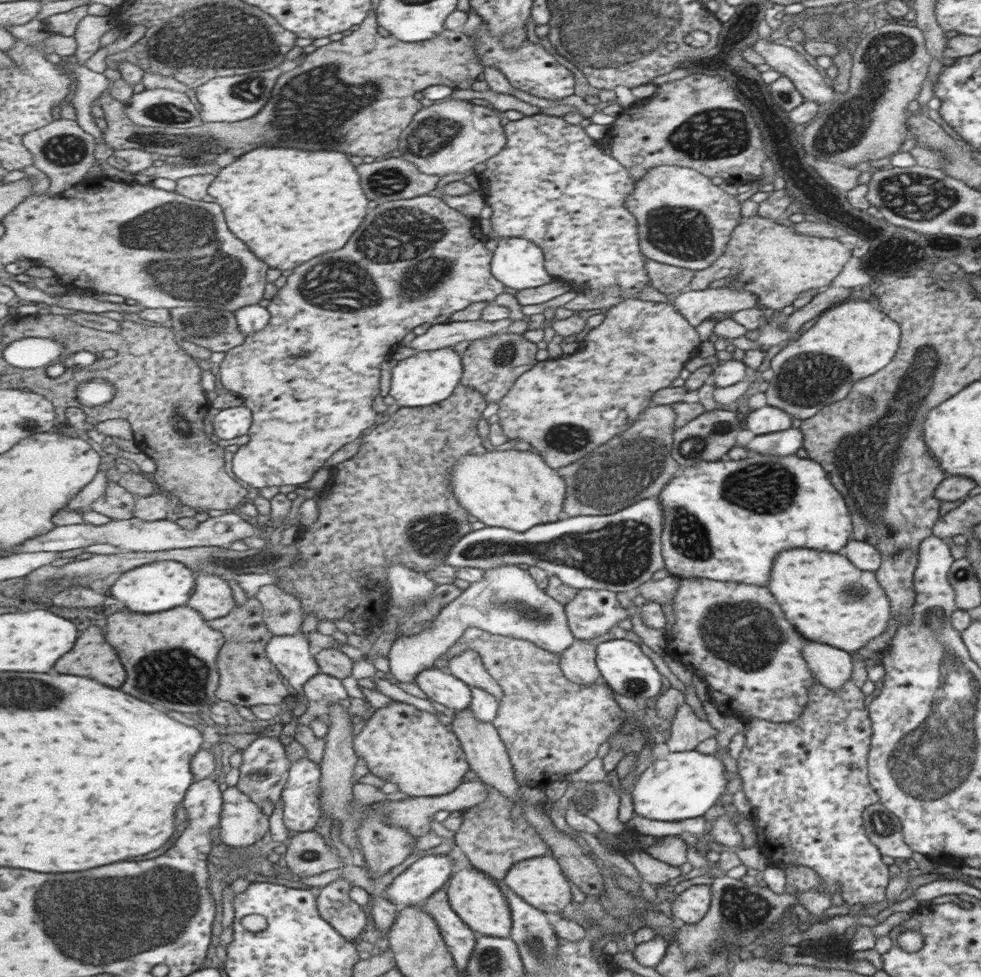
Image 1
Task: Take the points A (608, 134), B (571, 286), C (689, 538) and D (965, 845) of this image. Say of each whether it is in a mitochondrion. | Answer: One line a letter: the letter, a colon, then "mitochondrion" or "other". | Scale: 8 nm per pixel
A: other
B: other
C: mitochondrion
D: other

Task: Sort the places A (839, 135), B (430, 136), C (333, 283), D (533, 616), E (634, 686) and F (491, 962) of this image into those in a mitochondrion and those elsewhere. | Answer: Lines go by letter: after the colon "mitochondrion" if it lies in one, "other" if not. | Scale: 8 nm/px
A: mitochondrion
B: mitochondrion
C: mitochondrion
D: mitochondrion
E: mitochondrion
F: mitochondrion

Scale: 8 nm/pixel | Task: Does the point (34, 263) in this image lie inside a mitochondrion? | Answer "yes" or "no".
no

